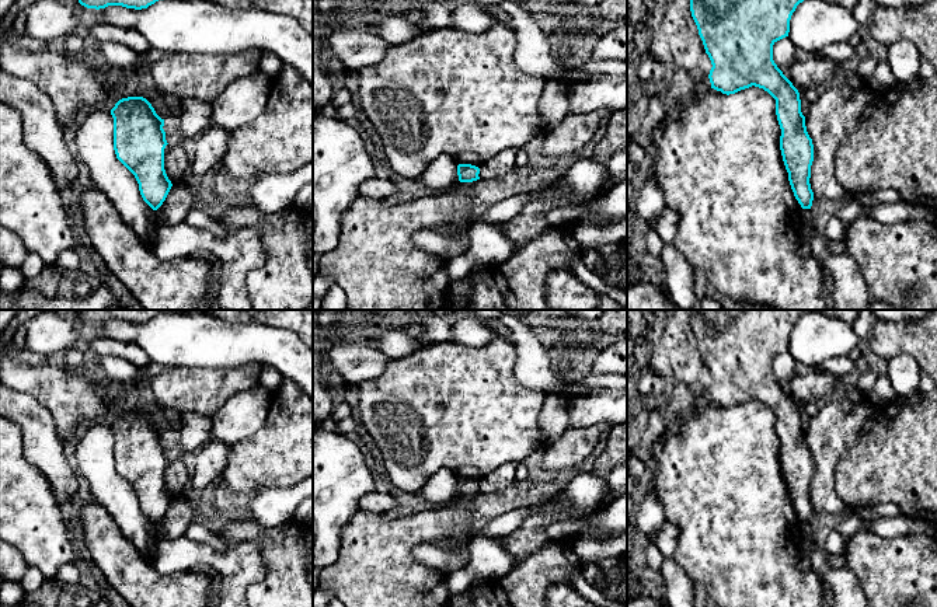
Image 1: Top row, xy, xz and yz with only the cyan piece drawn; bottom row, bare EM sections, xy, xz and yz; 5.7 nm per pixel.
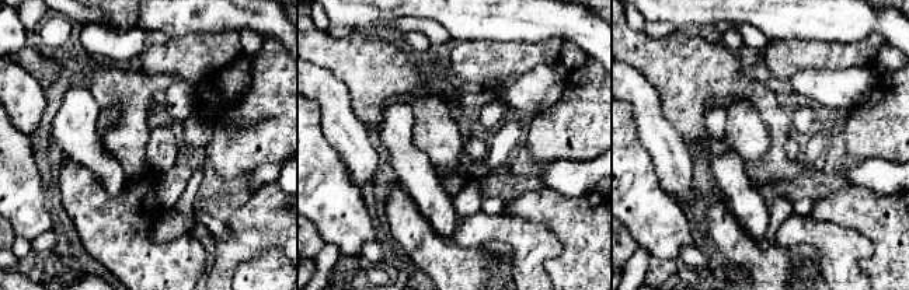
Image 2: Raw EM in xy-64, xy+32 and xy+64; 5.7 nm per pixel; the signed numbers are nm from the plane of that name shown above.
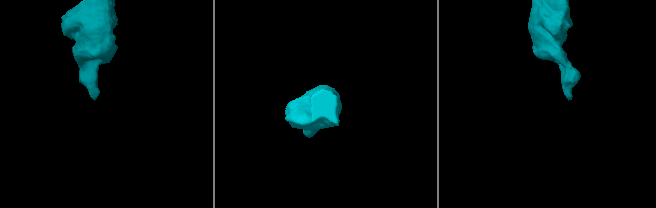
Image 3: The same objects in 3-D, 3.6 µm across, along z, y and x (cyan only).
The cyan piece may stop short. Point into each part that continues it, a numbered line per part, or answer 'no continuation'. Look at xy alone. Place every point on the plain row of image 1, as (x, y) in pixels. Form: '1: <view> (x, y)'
no continuation

